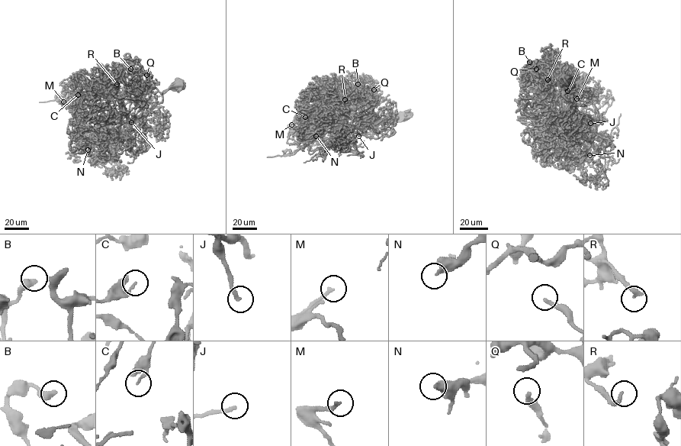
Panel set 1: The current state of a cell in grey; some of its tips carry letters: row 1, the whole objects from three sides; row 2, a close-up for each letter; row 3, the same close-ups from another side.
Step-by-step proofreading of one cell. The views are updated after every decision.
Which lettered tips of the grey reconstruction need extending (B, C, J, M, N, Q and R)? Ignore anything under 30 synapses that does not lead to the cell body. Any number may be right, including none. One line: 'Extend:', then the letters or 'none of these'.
Extend: J, M, N

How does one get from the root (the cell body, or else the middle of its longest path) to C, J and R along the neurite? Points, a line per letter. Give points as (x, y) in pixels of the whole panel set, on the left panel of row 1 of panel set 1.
C: (177, 84), (162, 94), (161, 101), (132, 121), (94, 117), (80, 129), (75, 115), (82, 102), (78, 95)
J: (177, 84), (163, 93), (162, 101), (148, 109), (140, 121), (123, 133), (127, 133), (131, 122)
R: (177, 84), (132, 121), (103, 121), (117, 88), (111, 77), (106, 79), (117, 84)

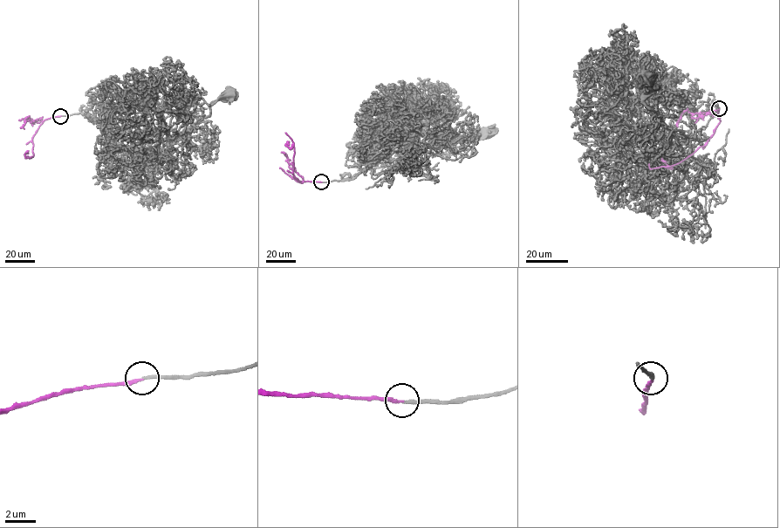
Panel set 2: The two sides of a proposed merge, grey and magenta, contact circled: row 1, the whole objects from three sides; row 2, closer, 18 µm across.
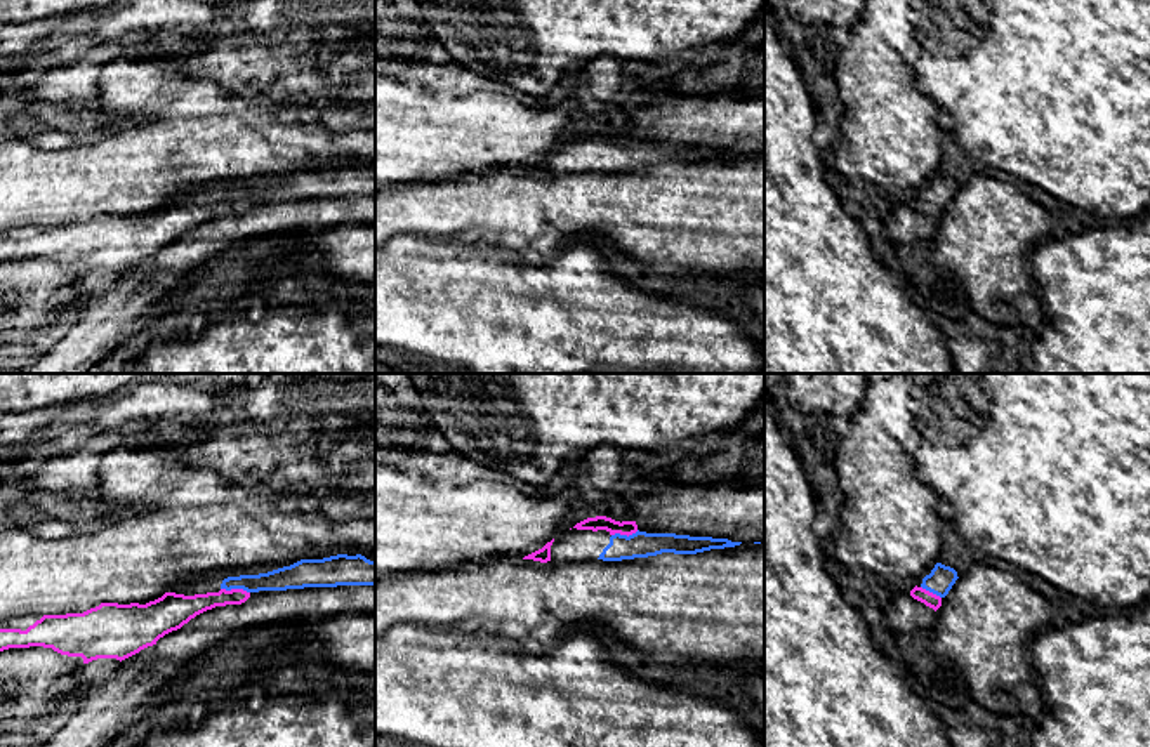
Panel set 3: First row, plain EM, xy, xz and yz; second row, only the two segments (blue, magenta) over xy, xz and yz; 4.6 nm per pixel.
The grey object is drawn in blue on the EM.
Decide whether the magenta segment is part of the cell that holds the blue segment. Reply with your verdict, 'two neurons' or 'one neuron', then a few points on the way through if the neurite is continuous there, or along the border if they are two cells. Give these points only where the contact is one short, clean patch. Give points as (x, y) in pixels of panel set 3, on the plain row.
one neuron; runs through xy (287, 188), (235, 198), (223, 209), (185, 218)

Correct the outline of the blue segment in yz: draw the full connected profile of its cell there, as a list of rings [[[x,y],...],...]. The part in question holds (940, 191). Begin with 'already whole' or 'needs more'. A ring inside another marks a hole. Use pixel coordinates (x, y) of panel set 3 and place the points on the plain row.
needs more | [[[936,174],[931,184],[922,189],[922,195],[910,202],[910,207],[936,222],[957,189],[954,179]]]

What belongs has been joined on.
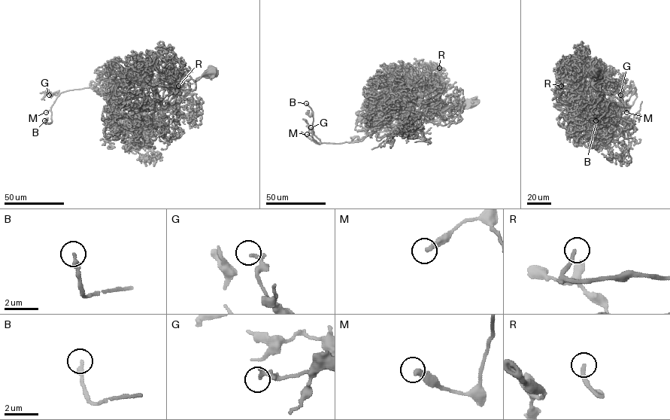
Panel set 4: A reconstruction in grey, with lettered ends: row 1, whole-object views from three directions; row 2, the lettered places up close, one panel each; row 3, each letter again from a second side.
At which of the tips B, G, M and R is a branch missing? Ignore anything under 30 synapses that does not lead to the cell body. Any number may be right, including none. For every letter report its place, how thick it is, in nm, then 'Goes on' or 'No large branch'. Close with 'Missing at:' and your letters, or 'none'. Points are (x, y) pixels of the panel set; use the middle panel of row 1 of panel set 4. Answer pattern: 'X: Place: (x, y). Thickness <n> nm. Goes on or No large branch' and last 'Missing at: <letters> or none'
B: Place: (306, 103). Thickness 240 nm. No large branch
G: Place: (310, 127). Thickness 200 nm. No large branch
M: Place: (307, 134). Thickness 320 nm. No large branch
R: Place: (439, 68). Thickness 220 nm. Goes on
Missing at: R

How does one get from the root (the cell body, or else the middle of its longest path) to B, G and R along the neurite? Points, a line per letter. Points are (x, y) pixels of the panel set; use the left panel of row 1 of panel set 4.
B: (210, 71), (163, 108), (119, 96), (112, 103), (91, 86), (66, 90), (44, 120)
G: (210, 71), (195, 81), (194, 89), (163, 108), (141, 109), (119, 96), (112, 103), (91, 86), (49, 95)
R: (210, 71), (196, 80), (195, 88), (162, 114), (162, 110), (168, 106), (171, 99), (181, 92), (178, 86)

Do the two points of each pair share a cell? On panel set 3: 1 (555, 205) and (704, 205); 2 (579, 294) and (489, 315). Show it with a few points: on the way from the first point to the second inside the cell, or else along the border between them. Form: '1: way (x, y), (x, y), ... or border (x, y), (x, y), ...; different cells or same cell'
1: way (591, 205), (667, 205); same cell
2: way (556, 315), (511, 315); same cell

